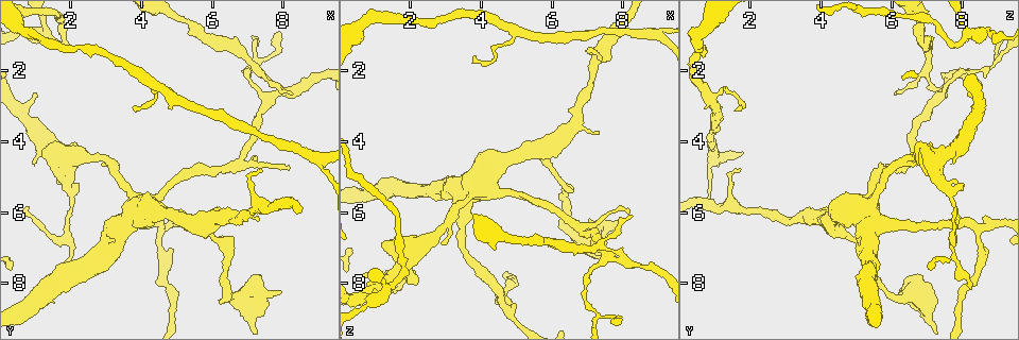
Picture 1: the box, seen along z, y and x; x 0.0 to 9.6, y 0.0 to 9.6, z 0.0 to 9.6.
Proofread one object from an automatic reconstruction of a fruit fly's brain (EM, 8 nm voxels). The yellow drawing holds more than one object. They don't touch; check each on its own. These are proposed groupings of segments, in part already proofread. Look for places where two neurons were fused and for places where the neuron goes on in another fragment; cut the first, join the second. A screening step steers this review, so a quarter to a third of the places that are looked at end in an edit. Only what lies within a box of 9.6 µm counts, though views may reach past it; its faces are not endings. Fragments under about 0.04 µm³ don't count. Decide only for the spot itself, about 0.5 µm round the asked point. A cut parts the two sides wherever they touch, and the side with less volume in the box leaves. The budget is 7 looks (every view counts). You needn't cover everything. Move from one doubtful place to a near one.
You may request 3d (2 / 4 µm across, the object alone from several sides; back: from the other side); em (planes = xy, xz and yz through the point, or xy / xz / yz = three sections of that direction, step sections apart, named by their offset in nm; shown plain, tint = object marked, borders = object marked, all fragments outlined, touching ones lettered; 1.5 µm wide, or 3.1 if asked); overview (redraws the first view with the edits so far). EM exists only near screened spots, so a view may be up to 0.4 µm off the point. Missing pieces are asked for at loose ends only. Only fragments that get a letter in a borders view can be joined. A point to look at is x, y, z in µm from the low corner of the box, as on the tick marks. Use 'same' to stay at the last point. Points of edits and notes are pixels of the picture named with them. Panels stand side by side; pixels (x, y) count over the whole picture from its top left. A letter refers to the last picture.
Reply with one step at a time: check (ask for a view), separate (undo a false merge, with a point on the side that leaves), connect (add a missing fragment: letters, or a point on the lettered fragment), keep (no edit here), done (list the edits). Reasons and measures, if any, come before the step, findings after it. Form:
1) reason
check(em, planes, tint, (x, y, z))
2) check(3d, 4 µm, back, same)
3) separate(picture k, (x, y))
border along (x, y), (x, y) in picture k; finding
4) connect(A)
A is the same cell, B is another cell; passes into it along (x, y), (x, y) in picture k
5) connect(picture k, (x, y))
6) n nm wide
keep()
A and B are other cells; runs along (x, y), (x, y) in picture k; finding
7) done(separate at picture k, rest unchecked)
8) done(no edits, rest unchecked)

free end
check(em, xz, step 8, tint, (2.15, 5.15, 8.00))

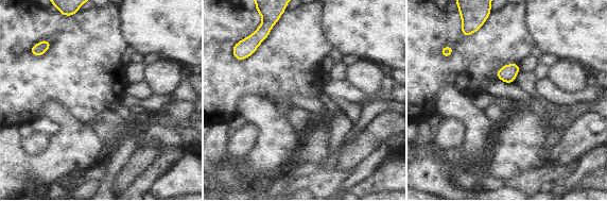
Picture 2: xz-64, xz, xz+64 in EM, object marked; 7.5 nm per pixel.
check(em, planes, borders, same)

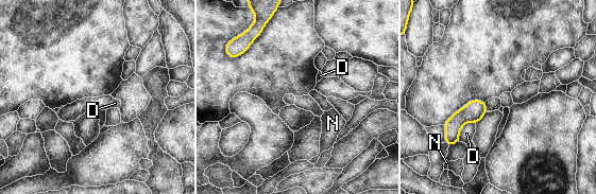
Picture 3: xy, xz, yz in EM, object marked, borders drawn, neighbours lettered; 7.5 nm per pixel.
keep()
D and N are other cells; border along (474, 122), (463, 125), (458, 141) in picture 3; no lettered fragment goes on from it

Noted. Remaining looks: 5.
sharp bend
check(em, xz, step 4, tint, (0.60, 0.85, 8.65))

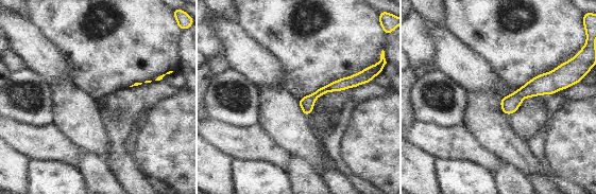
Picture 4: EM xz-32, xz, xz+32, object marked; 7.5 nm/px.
another direction
check(em, planes, borders, same)

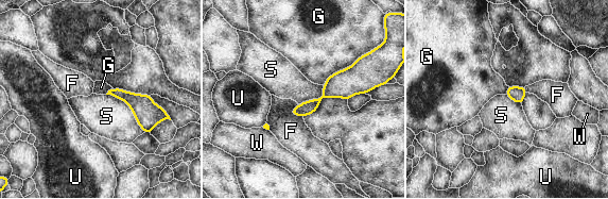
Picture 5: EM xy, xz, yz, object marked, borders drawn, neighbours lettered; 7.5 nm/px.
keep()
F, G, S, U and W are other cells; border along (106, 94), (122, 99), (144, 132) in picture 5; all the same neuron

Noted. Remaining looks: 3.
four-way junction
check(3d, 4 µm, (8.00, 2.55, 7.30))

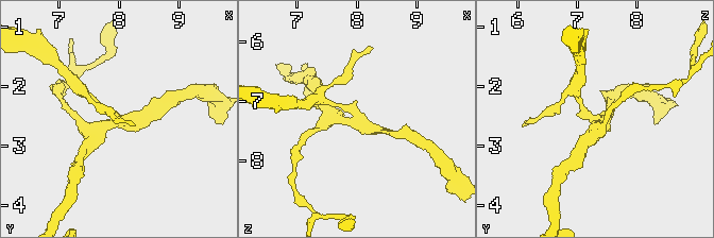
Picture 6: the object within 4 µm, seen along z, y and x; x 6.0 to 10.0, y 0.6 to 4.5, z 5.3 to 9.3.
4 arms; now the EM
check(em, yz, step 8, tint, (7.90, 2.60, 7.30))

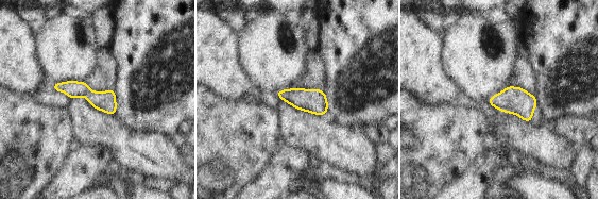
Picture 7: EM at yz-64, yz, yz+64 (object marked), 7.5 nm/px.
check(em, planes, borders, same)

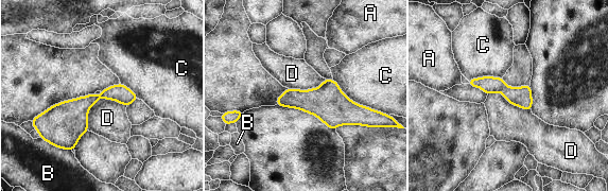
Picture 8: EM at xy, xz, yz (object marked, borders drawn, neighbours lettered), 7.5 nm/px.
130 nm wide
separate(picture 8, (489, 85))
A, B, C and D are other cells; border along (505, 85), (500, 90) in picture 8; a second neuron is stuck on

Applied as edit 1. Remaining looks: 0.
done(separate at picture 8, rest unchecked)

